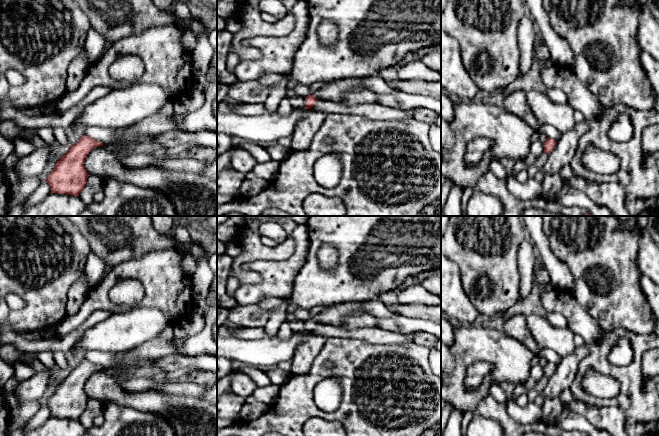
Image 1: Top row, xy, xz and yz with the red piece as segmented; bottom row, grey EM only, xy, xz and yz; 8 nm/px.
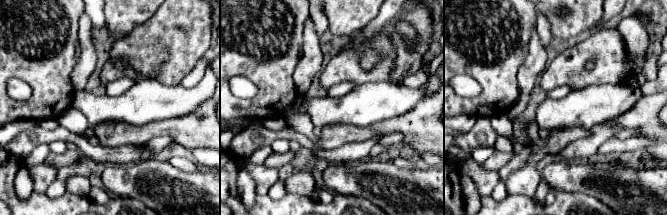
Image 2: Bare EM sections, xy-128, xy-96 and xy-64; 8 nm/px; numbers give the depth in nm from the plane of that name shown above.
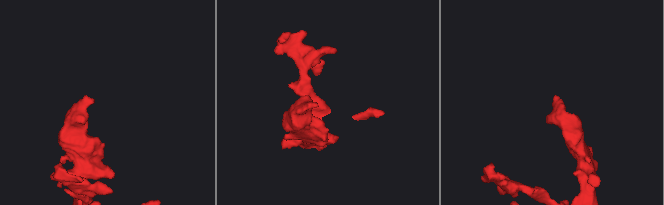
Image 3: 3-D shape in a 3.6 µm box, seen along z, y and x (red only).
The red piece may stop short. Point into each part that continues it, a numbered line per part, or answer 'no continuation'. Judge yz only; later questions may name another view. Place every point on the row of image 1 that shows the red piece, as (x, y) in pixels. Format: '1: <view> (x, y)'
1: yz (515, 103)

